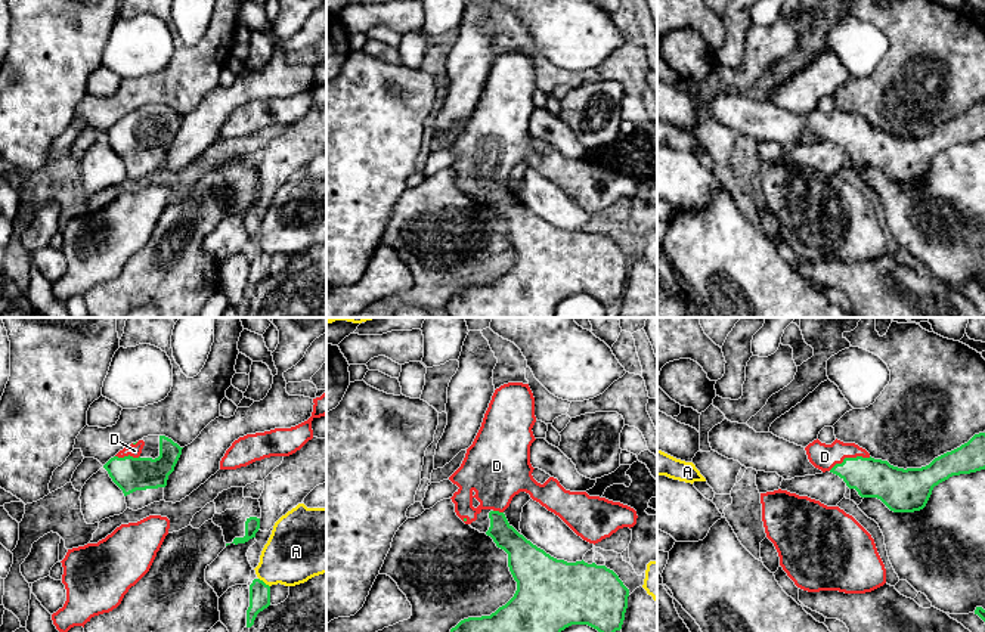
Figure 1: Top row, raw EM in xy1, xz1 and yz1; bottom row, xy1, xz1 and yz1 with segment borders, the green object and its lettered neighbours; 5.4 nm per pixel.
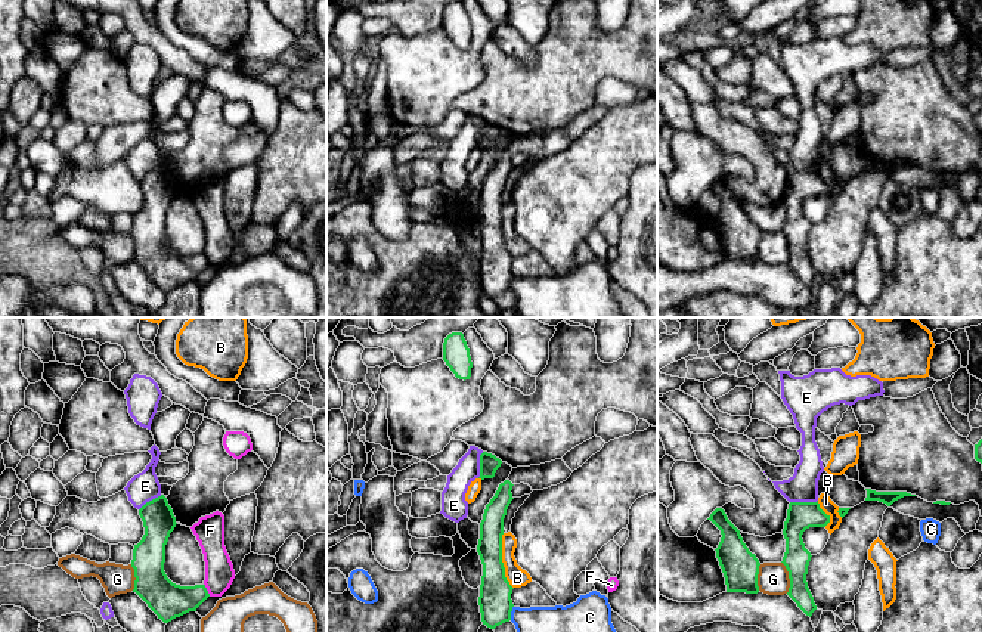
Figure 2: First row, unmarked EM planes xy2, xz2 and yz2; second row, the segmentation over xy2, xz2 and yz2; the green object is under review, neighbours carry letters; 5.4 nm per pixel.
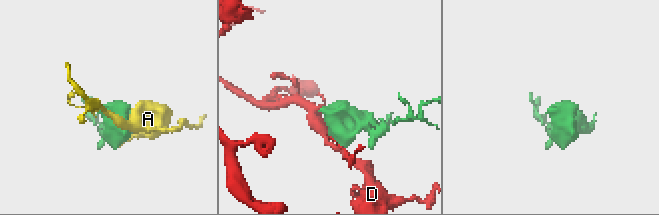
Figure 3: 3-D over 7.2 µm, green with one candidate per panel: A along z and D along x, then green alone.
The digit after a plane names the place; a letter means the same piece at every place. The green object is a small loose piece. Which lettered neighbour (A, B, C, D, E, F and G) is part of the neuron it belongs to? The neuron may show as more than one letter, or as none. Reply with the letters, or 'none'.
D

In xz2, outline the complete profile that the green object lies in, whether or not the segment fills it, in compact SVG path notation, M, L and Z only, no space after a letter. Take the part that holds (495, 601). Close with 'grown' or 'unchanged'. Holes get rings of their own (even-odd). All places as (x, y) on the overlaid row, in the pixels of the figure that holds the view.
M505 480L499 484L495 496L486 505L480 523L477 552L483 564L478 605L481 622L490 629L509 622L512 611L512 586L505 577L502 563L504 518L512 498L512 483Z; unchanged

